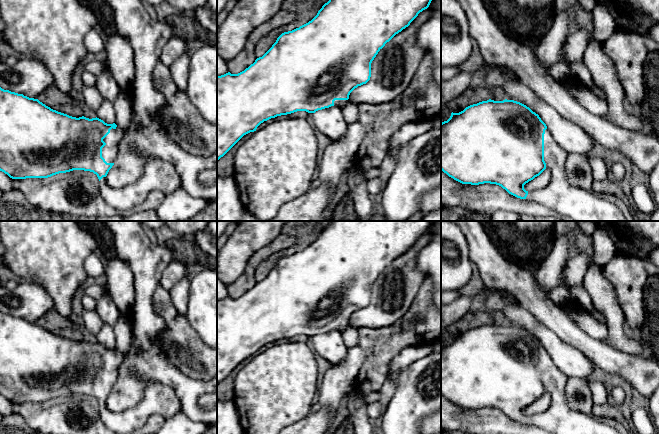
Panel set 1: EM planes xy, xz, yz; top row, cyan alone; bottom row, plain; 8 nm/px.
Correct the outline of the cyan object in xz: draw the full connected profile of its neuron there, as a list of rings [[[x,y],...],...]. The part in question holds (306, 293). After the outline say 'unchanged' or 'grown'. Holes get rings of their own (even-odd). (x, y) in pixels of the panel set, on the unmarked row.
[[[331,221],[308,247],[282,257],[272,271],[238,298],[217,300],[217,385],[244,359],[271,342],[297,335],[315,337],[337,330],[343,332],[350,317],[371,301],[371,287],[396,258],[408,251],[434,221]]] | grown

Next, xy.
[[[0,311],[0,395],[12,403],[48,402],[73,394],[90,395],[96,398],[100,405],[102,422],[116,434],[133,434],[143,427],[144,422],[152,414],[160,414],[167,419],[182,412],[182,404],[175,392],[159,382],[148,382],[144,387],[142,399],[133,407],[121,412],[109,410],[106,400],[118,381],[124,357],[124,354],[115,347],[107,348],[97,341],[92,343],[84,340],[72,341],[51,333],[38,323],[29,322]]] | grown

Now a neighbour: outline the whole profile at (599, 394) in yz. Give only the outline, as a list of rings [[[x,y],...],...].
[[[587,380],[587,384],[591,390],[594,403],[597,405],[605,404],[608,399],[608,393],[605,387],[597,381]]]

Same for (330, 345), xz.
[[[337,330],[316,335],[313,337],[313,346],[316,352],[331,365],[343,362],[348,351],[341,332]]]

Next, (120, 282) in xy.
[[[110,252],[104,260],[104,275],[111,298],[122,315],[132,316],[135,288],[130,267],[113,252]]]

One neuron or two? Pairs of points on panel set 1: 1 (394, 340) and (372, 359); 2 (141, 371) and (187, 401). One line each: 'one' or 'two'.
1: one
2: one

